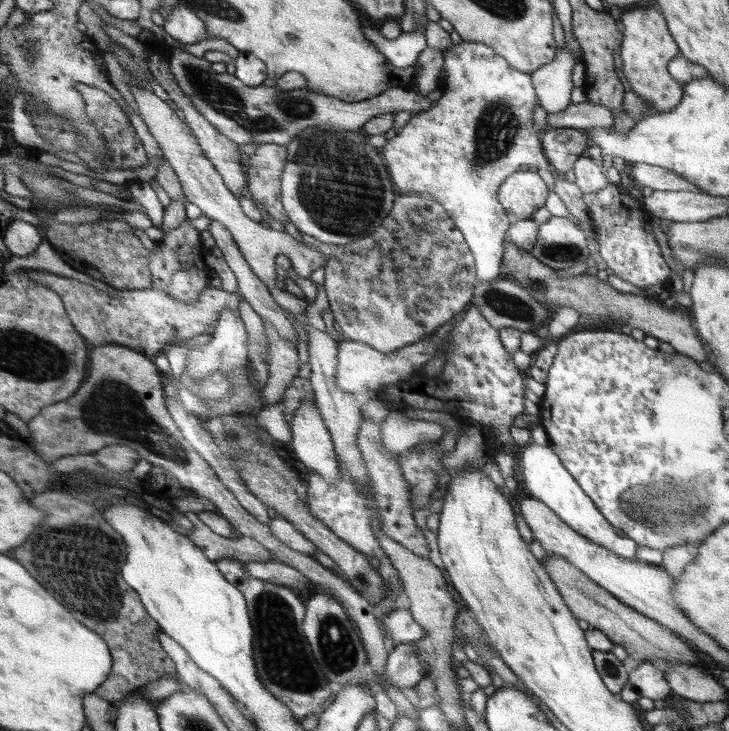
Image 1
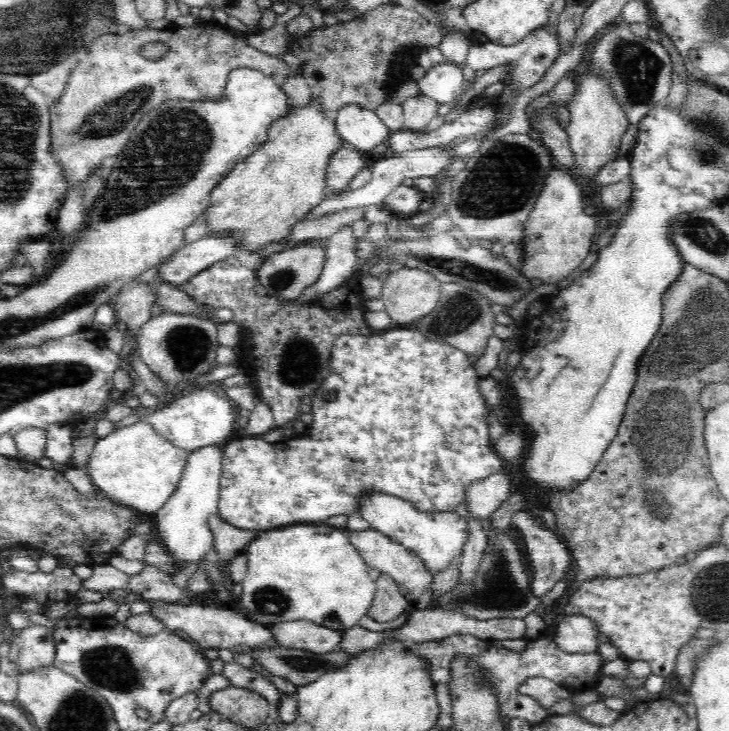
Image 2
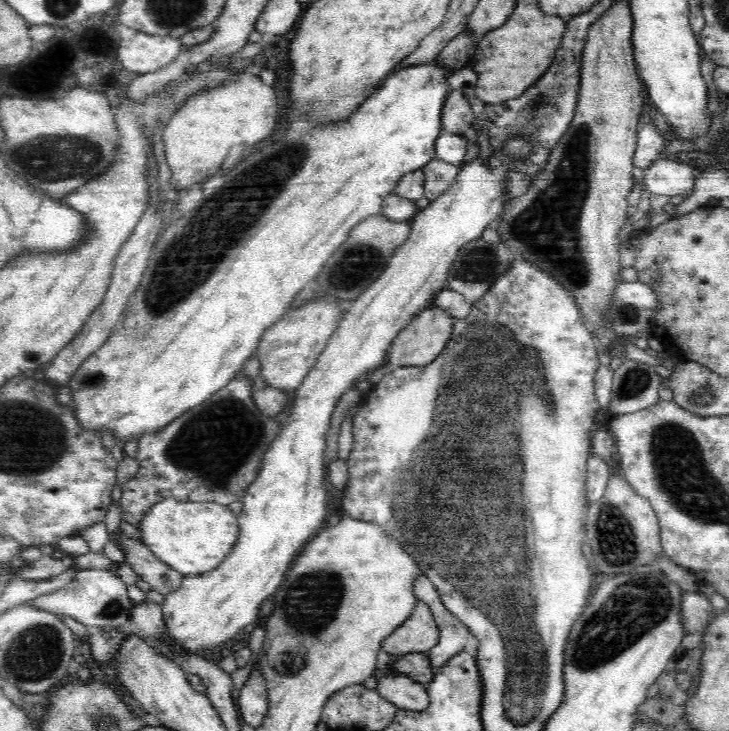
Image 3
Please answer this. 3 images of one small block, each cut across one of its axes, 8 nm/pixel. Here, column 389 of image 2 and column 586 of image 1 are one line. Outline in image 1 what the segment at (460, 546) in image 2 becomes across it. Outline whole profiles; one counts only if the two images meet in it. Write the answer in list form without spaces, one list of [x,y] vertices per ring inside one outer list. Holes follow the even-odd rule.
[[[530,442],[529,446],[524,448],[520,456],[522,465],[522,474],[524,482],[528,488],[529,496],[532,496],[544,504],[547,504],[560,519],[568,523],[570,527],[576,529],[576,532],[582,533],[594,543],[604,545],[608,549],[616,552],[616,555],[636,559],[636,550],[639,545],[630,537],[619,536],[614,532],[614,527],[607,520],[607,517],[600,512],[598,505],[583,491],[578,481],[571,476],[569,470],[565,468],[561,458],[554,451],[554,448],[548,445],[540,445]]]

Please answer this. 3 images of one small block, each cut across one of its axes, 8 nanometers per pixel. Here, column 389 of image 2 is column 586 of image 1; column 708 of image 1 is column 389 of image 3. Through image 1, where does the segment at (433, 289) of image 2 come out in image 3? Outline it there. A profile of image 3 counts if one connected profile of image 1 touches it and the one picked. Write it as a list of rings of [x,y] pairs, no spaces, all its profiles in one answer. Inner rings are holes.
[[[430,306],[422,309],[422,312],[418,312],[411,321],[411,324],[408,324],[392,342],[387,363],[393,367],[431,364],[446,349],[446,345],[451,340],[453,327],[453,316],[450,316],[440,307]]]

